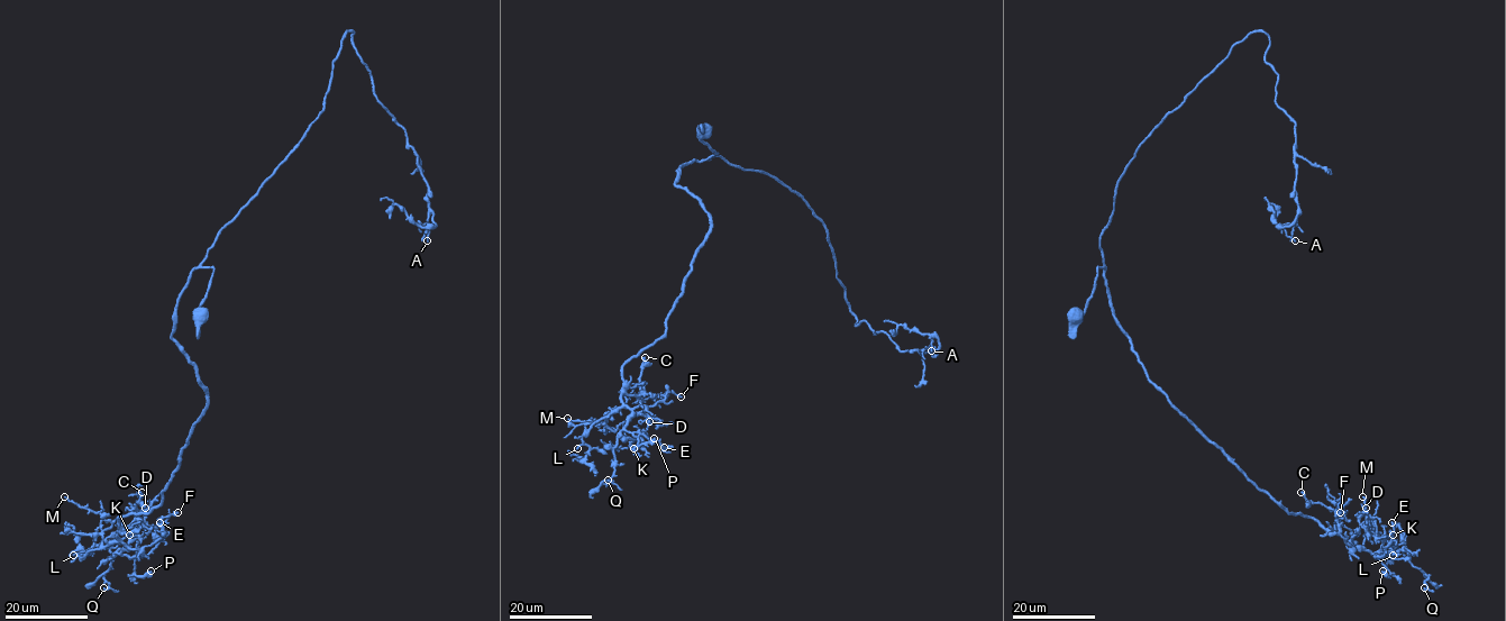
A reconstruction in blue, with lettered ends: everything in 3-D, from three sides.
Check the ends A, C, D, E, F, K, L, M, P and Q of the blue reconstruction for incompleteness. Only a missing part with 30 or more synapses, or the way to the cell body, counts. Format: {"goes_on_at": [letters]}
{"goes_on_at": []}

